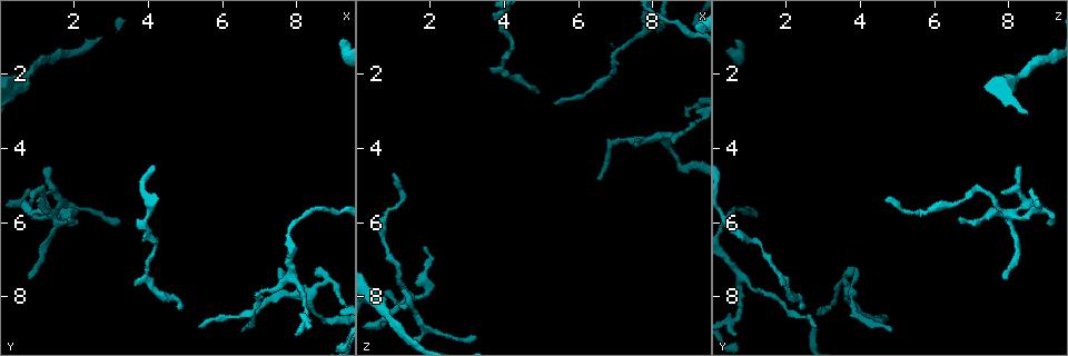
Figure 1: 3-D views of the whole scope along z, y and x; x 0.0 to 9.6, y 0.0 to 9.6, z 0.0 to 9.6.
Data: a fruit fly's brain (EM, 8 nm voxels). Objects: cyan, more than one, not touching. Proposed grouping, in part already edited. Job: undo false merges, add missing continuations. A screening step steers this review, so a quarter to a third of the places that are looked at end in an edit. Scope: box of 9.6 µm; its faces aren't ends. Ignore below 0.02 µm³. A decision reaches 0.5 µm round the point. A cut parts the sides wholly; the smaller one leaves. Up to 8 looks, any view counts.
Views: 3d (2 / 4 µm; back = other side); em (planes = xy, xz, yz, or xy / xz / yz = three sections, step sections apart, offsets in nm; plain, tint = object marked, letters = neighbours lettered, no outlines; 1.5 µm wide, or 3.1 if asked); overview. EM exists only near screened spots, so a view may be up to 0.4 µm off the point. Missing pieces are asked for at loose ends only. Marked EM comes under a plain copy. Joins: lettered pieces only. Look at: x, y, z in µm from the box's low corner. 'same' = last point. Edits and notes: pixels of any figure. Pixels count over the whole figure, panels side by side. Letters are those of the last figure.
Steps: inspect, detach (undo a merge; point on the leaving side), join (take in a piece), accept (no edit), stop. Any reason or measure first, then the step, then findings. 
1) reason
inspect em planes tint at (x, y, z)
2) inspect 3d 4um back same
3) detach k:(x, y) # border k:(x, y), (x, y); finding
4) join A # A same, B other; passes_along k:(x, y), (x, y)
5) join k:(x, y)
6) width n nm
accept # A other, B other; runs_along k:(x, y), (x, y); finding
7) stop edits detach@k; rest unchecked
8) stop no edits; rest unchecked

inspect em xy step 4 letters at (1.45, 5.80, 8.00)

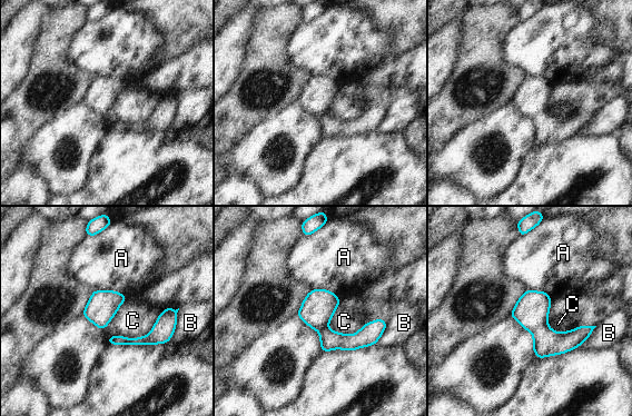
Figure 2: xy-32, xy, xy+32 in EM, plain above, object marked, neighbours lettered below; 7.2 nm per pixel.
accept # A other, B other, C other; border 2:(365, 323), (351, 334), (327, 327); all the same neuron

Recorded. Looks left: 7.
branch stops here
inspect em planes letters at (6.55, 9.00, 4.85)

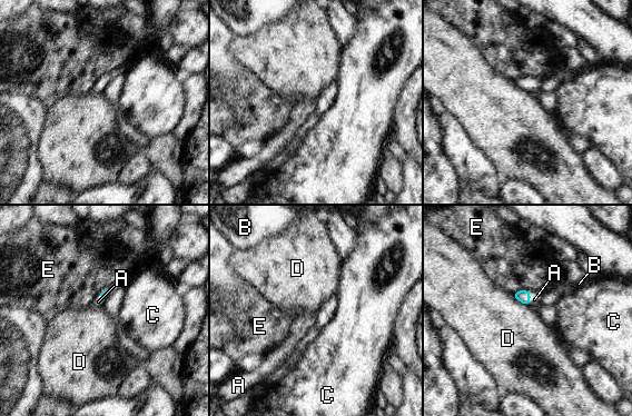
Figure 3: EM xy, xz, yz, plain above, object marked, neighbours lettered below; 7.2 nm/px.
longest_contact D 150 nm
join A # A same, B other, C other, D other, E other; passes_along 3:(523, 296), (529, 299), (534, 299); it goes on there

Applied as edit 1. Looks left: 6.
thin neck
inspect 3d 4um back at (8.65, 8.60, 4.30)

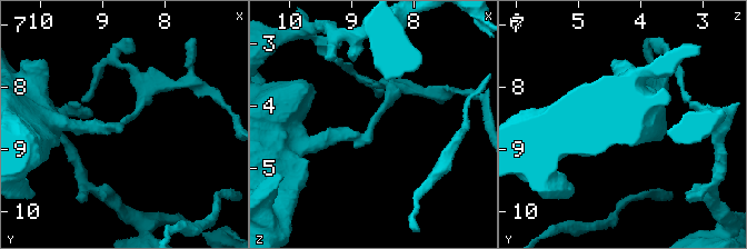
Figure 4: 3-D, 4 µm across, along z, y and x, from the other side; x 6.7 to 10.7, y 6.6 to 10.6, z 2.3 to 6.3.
now the EM
inspect em yz step 8 letters at (8.70, 8.60, 4.30)

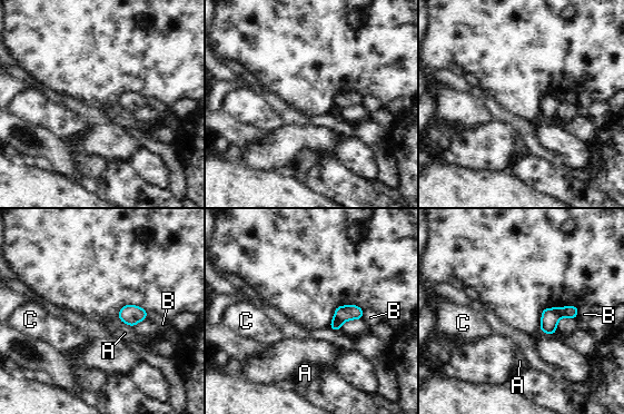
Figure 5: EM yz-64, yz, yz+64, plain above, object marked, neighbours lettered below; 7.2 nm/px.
detach 5:(550, 318) # A other, B other, C other; border 5:(553, 308), (561, 317); two neurons meet here

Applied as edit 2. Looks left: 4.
stop edits join@3, detach@5; rest unchecked

